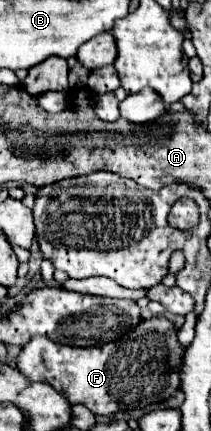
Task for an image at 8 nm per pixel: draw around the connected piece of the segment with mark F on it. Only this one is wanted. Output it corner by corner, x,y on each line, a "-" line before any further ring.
166,317
142,319
126,337
106,345
68,347
36,335
18,355
18,371
32,379
50,383
72,405
86,405
94,415
144,409
168,401
180,389
180,371
186,347
178,341
178,327

